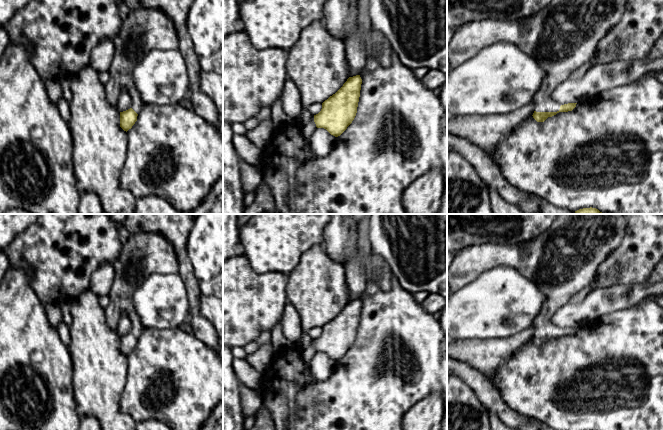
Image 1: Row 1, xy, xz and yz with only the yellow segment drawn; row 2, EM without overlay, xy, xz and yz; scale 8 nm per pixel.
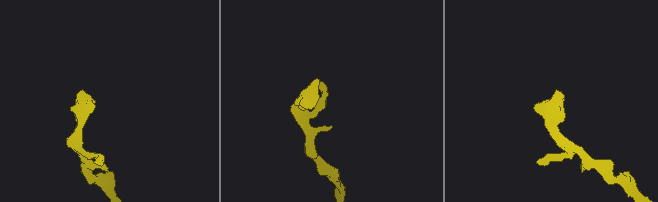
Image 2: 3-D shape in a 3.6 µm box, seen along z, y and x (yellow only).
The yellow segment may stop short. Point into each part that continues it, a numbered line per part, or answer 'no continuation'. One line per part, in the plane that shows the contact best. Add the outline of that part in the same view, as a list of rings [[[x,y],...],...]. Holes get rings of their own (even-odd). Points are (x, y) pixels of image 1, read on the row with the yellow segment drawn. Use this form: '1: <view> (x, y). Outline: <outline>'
1: yz (562, 37). Outline: [[[551,0],[551,2],[548,5],[546,5],[544,8],[542,8],[540,11],[535,13],[530,18],[524,20],[525,22],[524,25],[521,25],[520,21],[506,20],[506,19],[501,19],[501,18],[488,18],[481,21],[472,21],[472,22],[466,23],[462,25],[461,27],[459,27],[458,29],[452,30],[452,39],[449,45],[447,46],[447,61],[450,64],[450,70],[455,69],[456,67],[461,65],[465,61],[471,59],[481,49],[487,46],[493,45],[495,43],[513,44],[516,47],[518,47],[520,50],[522,50],[524,53],[531,56],[545,72],[545,76],[543,78],[542,84],[534,97],[535,111],[536,112],[557,112],[559,111],[561,105],[559,105],[552,99],[552,92],[559,84],[567,80],[573,72],[575,72],[577,69],[583,67],[589,61],[591,61],[593,55],[595,54],[597,50],[597,44],[599,43],[599,41],[607,34],[607,32],[611,28],[613,28],[621,20],[621,17],[623,16],[624,9],[627,2],[628,0]]]

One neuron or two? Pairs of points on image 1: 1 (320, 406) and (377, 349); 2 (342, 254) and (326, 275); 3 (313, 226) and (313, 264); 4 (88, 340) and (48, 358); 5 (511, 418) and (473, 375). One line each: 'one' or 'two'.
1: one
2: two
3: two
4: two
5: one

